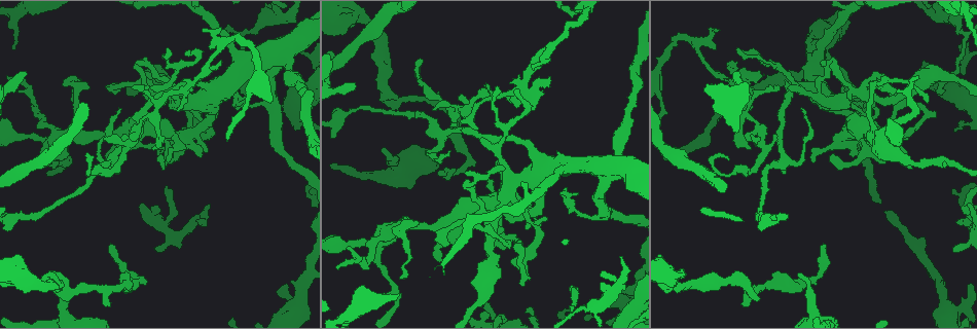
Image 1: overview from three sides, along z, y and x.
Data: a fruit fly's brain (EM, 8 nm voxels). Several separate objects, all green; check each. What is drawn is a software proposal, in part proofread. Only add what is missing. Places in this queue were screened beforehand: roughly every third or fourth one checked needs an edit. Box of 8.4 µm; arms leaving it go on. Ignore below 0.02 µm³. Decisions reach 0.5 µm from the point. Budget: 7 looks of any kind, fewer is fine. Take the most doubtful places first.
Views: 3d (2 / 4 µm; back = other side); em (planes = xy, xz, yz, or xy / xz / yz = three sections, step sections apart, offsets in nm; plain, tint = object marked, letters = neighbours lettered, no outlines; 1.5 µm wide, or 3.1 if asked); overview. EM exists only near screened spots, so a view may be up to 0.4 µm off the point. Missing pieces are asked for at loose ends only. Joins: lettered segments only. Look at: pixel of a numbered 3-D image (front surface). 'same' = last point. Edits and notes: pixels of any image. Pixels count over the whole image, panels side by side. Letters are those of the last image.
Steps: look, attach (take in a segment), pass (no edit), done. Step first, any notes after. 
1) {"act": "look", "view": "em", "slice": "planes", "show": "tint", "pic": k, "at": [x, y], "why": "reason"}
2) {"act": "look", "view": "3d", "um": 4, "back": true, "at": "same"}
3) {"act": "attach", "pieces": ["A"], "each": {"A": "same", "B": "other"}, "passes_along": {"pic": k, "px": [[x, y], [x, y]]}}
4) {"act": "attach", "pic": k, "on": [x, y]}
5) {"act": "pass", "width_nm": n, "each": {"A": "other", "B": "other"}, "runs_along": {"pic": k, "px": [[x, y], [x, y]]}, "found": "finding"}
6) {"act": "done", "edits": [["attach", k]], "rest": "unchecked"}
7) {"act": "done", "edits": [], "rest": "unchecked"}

{"act": "look", "view": "em", "slice": "xy", "step": 4, "show": "letters", "pic": 1, "at": [799, 273], "why": "an open end"}

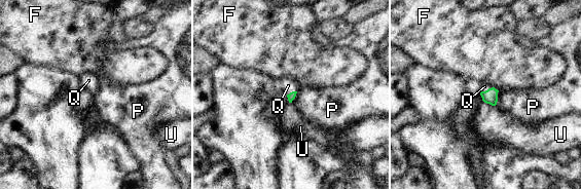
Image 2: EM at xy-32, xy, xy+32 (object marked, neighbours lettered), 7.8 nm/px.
{"act": "look", "view": "em", "slice": "planes", "show": "letters", "at": "same", "why": "another direction"}

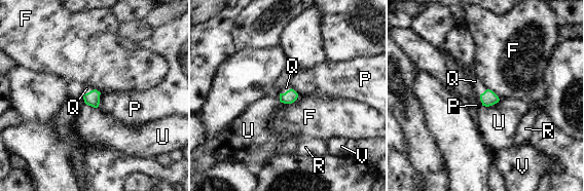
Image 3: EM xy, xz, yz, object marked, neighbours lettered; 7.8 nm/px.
{"act": "attach", "pieces": ["Q"], "each": {"F": "other", "P": "other", "Q": "same", "R": "other", "U": "other", "V": "other"}, "passes_along": {"pic": 3, "px": [[92, 99], [89, 91], [86, 88]]}, "found": "the neuron continues"}

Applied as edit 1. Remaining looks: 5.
{"act": "look", "view": "3d", "um": 2, "back": true, "pic": 1, "at": [26, 72], "why": "an open end"}

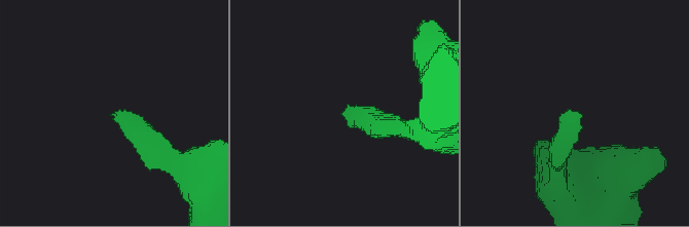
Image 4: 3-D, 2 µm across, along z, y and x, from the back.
{"act": "look", "view": "em", "slice": "planes", "show": "tint", "pic": 4, "at": [116, 111], "why": "now the EM"}

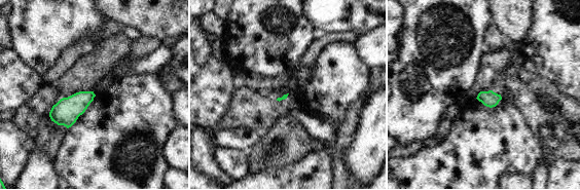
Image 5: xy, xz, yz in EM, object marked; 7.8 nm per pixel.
{"act": "look", "view": "em", "slice": "planes", "show": "letters", "at": "same"}

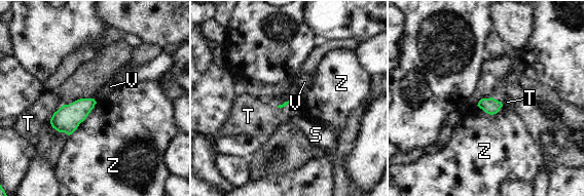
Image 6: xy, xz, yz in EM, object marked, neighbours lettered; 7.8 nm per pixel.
{"act": "pass", "each": {"S": "other", "T": "other", "V": "other", "Z": "other"}, "border": {"pic": 6, "px": [[94, 98], [97, 102]]}, "found": "no lettered segment goes on from it"}

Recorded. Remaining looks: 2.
{"act": "look", "view": "3d", "um": 2, "pic": 1, "at": [437, 91], "why": "an open end"}

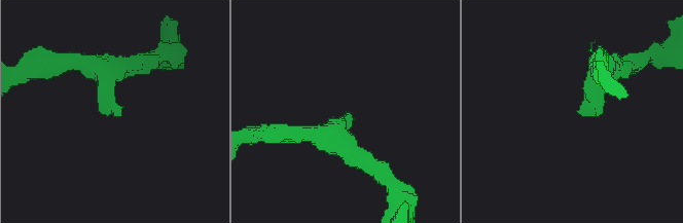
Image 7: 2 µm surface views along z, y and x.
{"act": "look", "view": "em", "slice": "planes", "show": "letters", "pic": 7, "at": [350, 114], "arm_widths_nm": [180, 190], "why": "shape alone is not enough"}

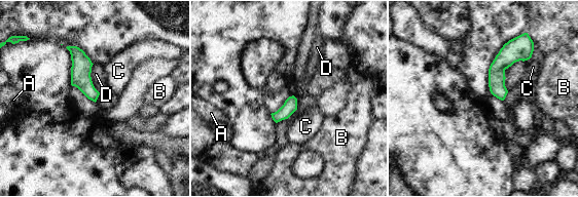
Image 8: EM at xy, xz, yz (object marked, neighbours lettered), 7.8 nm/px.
{"act": "pass", "width_nm": 110, "each": {"A": "other", "B": "other", "C": "other", "D": "other"}, "border": {"pic": 8, "px": [[528, 58], [505, 70], [507, 90]]}, "found": "no lettered segment goes on from it"}

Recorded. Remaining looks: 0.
{"act": "done", "edits": [["attach", 3]], "rest": "unchecked"}

